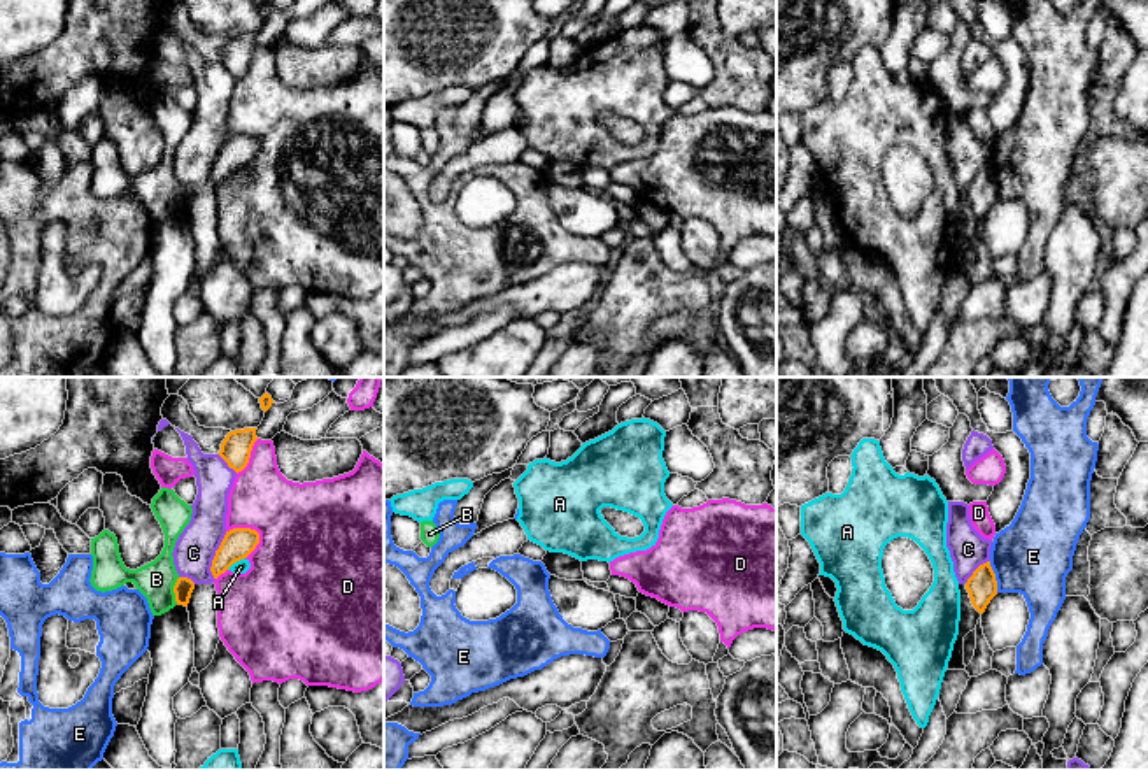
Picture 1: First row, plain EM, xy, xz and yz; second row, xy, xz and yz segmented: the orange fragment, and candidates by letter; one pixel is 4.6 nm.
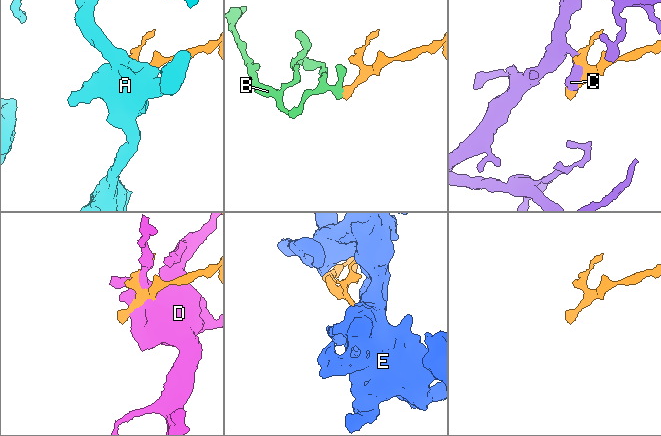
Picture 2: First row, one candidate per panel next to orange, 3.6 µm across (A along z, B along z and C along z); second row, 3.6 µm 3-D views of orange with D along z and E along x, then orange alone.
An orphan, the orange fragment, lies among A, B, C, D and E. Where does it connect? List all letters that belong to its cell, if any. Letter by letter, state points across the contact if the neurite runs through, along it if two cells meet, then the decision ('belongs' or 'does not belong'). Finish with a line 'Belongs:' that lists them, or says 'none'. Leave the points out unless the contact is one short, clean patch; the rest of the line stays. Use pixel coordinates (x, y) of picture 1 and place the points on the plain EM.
A: does not belong
B: border xy (179, 185), (174, 193), (176, 211); does not belong
C: does not belong
D: does not belong
E: does not belong
Belongs: none

